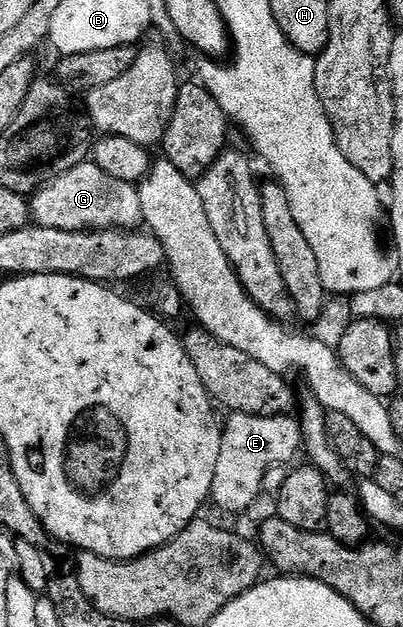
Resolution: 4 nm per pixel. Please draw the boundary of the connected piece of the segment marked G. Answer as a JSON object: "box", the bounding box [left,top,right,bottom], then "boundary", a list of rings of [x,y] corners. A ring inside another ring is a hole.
{"box":[31,160,142,231],"boundary":[[[92,160],[83,162],[79,167],[71,167],[71,171],[45,184],[31,197],[32,220],[38,225],[59,231],[136,230],[142,224],[142,215],[137,185],[107,175],[107,171],[94,165]]]}

